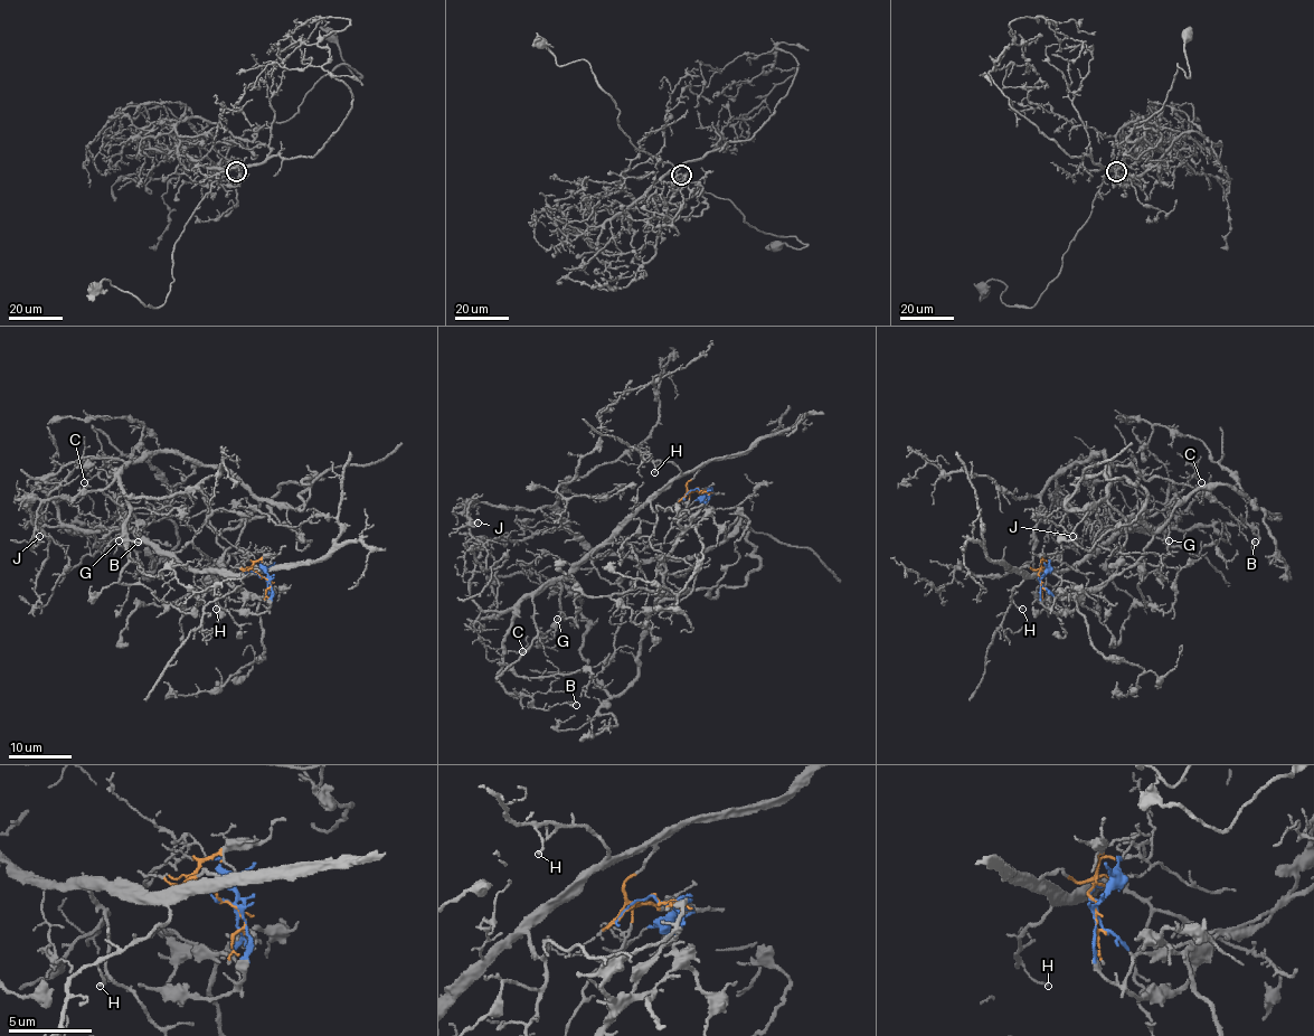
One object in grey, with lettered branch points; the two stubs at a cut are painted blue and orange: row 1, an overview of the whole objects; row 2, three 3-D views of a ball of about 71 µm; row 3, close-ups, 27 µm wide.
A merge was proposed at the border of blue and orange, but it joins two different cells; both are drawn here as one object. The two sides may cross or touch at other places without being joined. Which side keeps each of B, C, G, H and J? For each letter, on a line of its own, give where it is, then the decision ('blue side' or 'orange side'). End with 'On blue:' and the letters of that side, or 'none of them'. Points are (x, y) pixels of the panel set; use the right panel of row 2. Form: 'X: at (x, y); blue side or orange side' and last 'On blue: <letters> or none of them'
B: at (1255, 542); orange side
C: at (1201, 482); orange side
G: at (1169, 540); orange side
H: at (1022, 609); orange side
J: at (1073, 536); blue side
On blue: J

